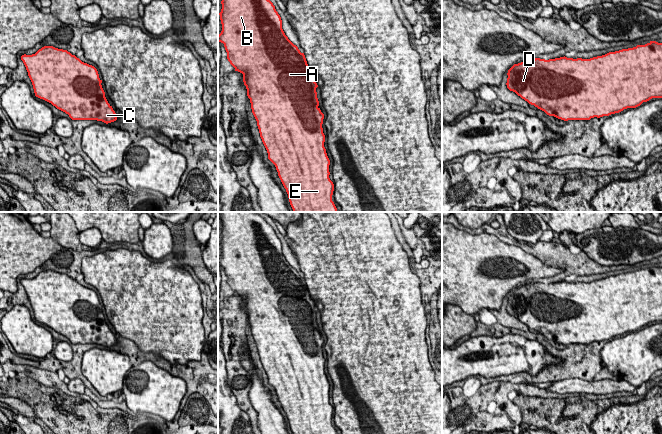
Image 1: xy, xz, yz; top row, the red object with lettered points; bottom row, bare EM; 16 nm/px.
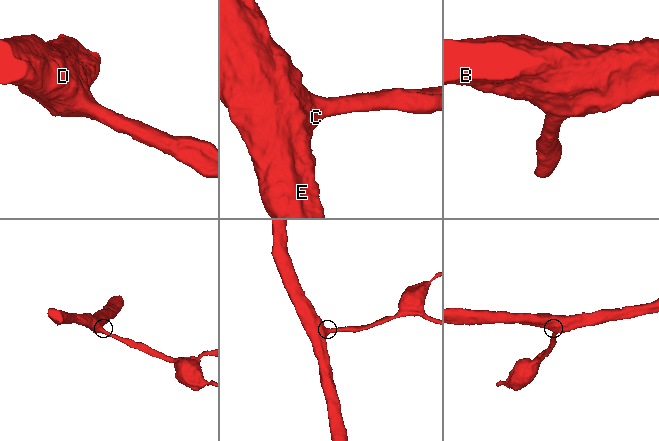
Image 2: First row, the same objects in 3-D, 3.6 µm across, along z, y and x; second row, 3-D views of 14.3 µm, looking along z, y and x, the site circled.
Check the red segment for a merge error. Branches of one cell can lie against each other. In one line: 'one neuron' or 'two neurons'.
one neuron

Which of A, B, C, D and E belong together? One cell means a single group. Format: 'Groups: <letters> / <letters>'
Groups: A B C D E

